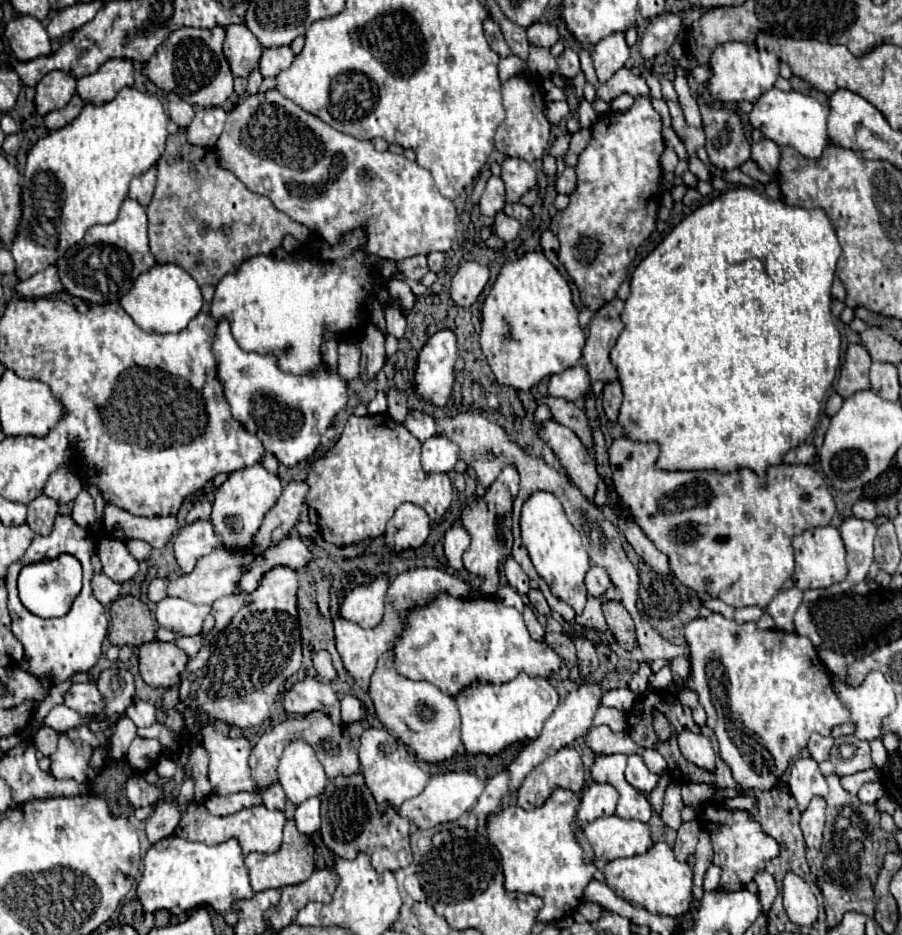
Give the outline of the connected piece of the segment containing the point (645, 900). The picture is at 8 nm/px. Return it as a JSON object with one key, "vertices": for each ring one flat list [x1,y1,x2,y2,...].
{"vertices":[[666,843,652,845,646,853,628,859,614,859,602,867,606,885,624,901,646,909,648,913,680,917,690,909,692,869,688,863,680,863,674,851]]}

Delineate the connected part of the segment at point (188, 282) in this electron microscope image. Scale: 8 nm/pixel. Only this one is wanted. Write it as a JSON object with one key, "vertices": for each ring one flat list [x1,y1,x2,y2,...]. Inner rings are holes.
{"vertices":[[154,265,142,273,132,289,120,299,122,309,134,319,142,331,178,333,182,331,202,309,202,295,198,283,178,265]]}

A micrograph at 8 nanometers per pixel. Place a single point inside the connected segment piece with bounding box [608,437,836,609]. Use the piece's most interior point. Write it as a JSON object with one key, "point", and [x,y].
{"point":[728,535]}

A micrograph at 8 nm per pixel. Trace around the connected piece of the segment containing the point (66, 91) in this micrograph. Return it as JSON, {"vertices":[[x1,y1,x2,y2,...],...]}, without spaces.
{"vertices":[[50,71,36,85,36,111,46,115,54,109,62,109,76,93,76,79,64,71]]}

